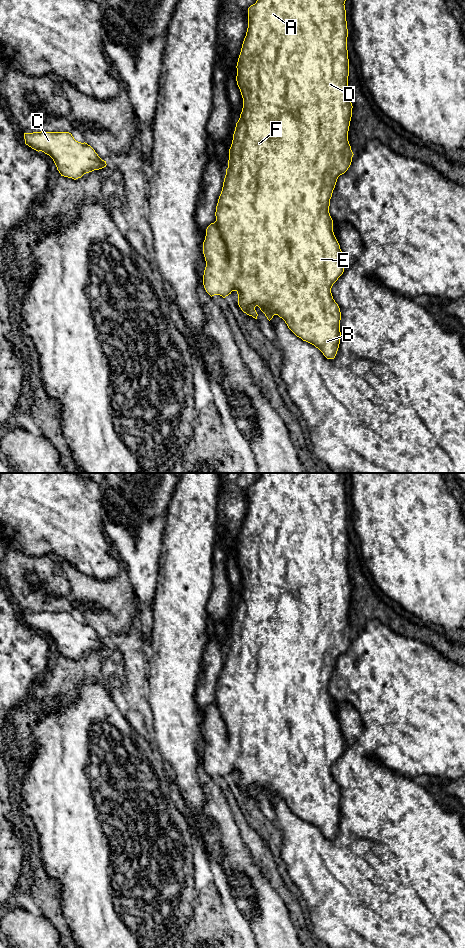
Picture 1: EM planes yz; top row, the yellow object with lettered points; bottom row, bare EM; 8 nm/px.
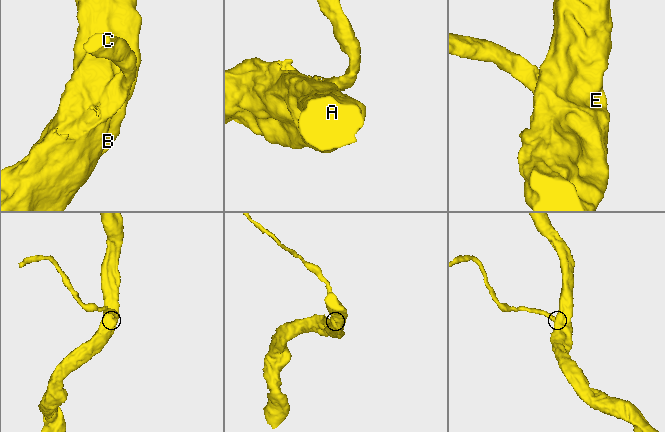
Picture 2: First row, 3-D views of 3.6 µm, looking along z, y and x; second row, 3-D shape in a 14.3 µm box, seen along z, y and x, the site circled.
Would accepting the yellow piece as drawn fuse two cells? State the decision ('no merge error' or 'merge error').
no merge error

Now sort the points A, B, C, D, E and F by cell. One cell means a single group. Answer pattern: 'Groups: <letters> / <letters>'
Groups: A B C D E F

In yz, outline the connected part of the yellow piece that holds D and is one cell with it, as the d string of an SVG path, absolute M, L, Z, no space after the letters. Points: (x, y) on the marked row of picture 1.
M257 0L248 8L248 28L236 66L236 81L243 98L243 108L229 149L228 168L216 206L216 221L207 227L203 242L203 254L206 261L203 285L211 297L220 295L225 298L232 291L236 291L238 305L244 313L257 319L258 314L255 307L258 306L269 321L274 315L278 315L297 337L314 345L327 359L335 358L341 339L341 312L333 299L331 288L344 272L344 258L333 232L333 220L329 213L329 206L337 179L348 170L354 155L348 141L353 106L348 90L348 29L345 1Z

